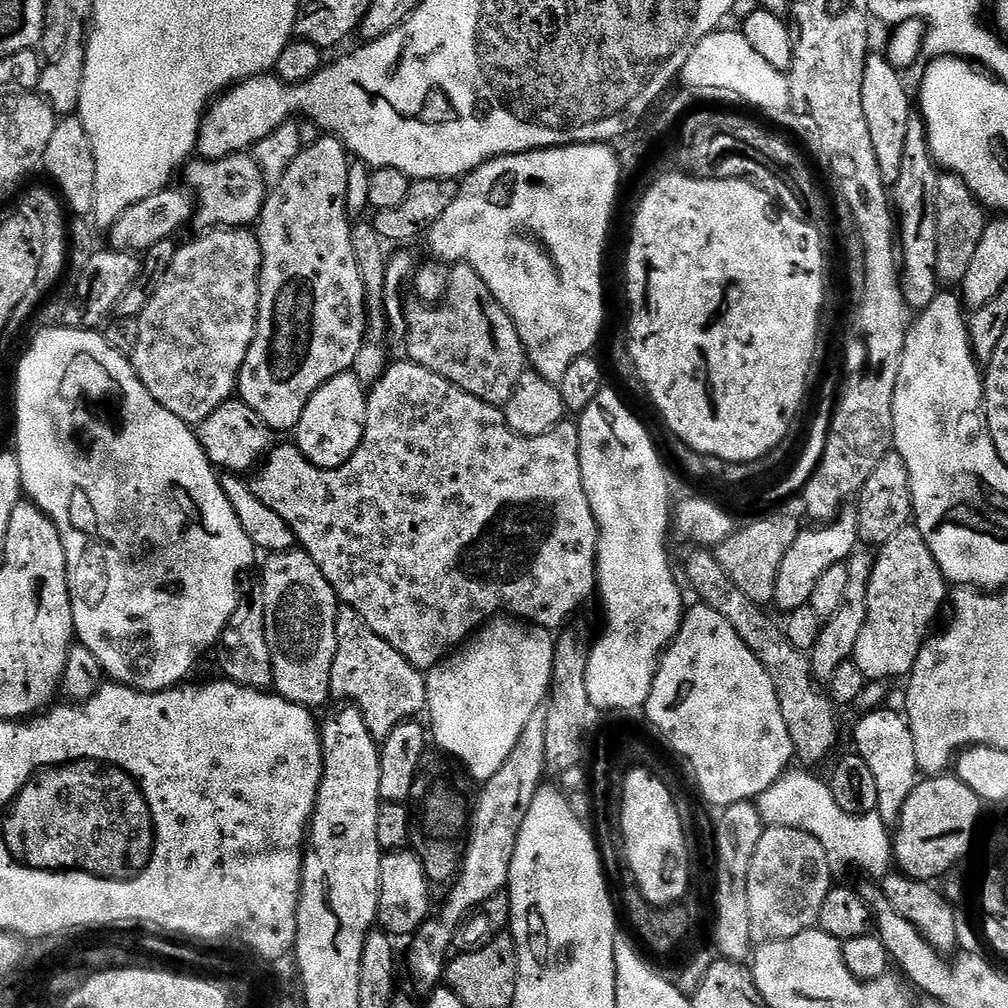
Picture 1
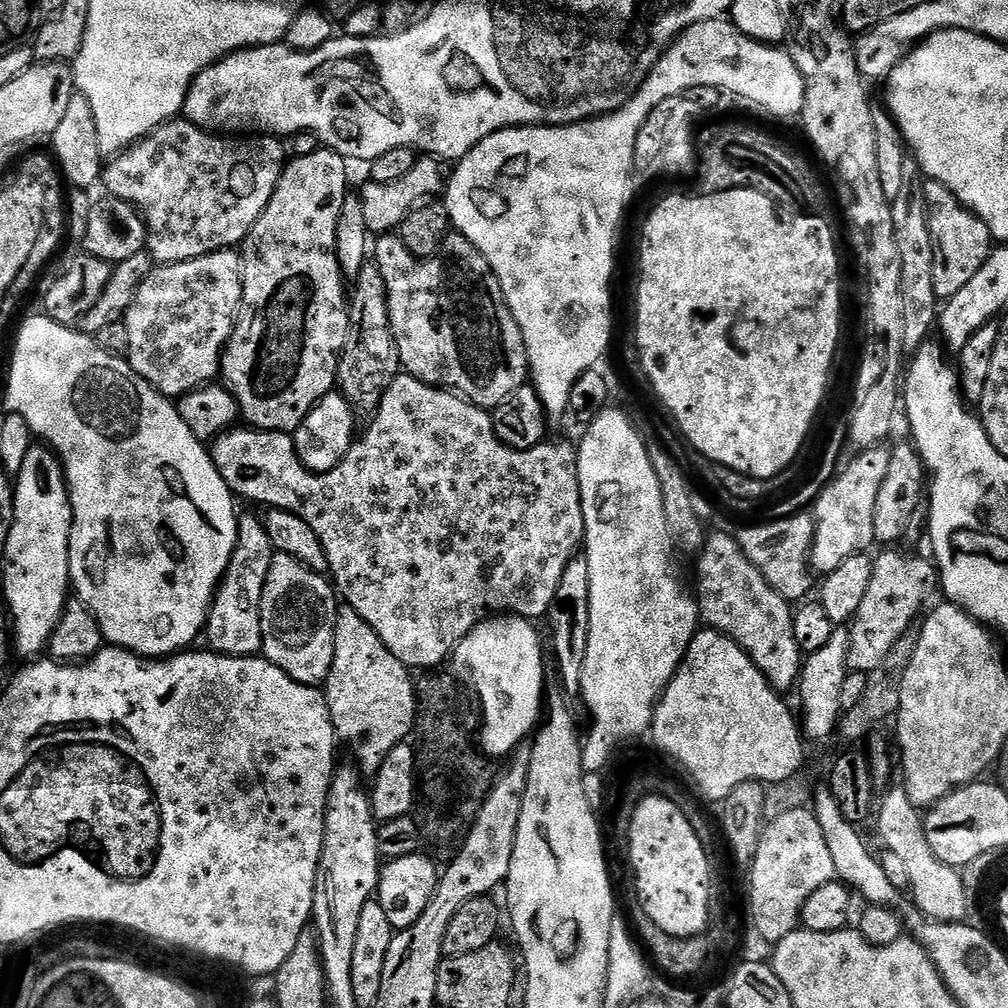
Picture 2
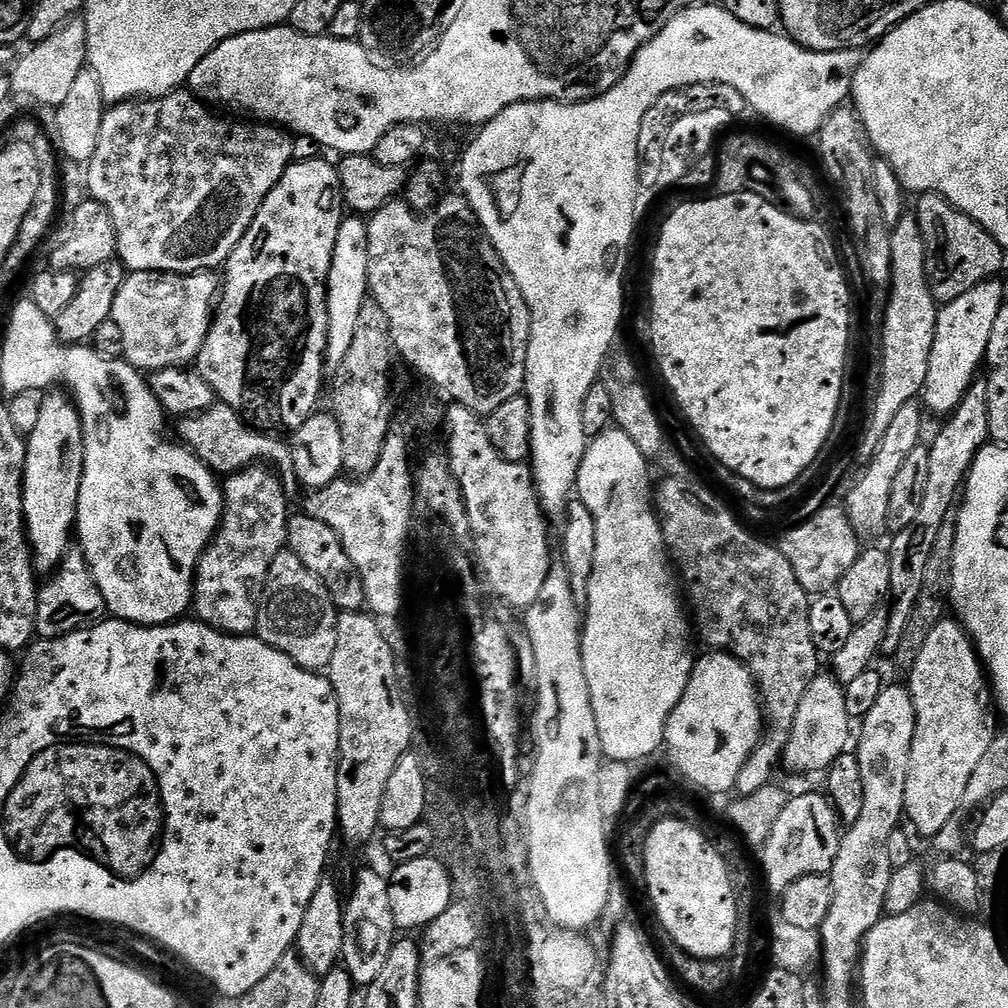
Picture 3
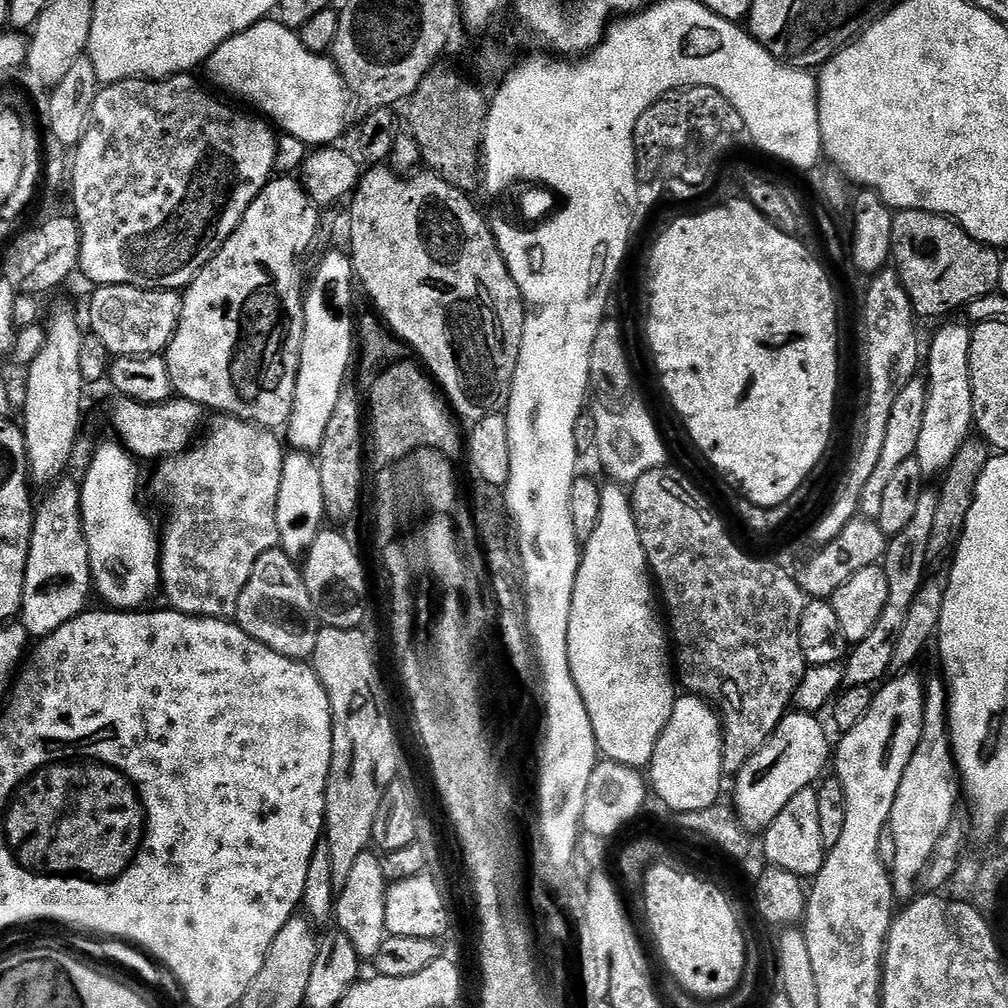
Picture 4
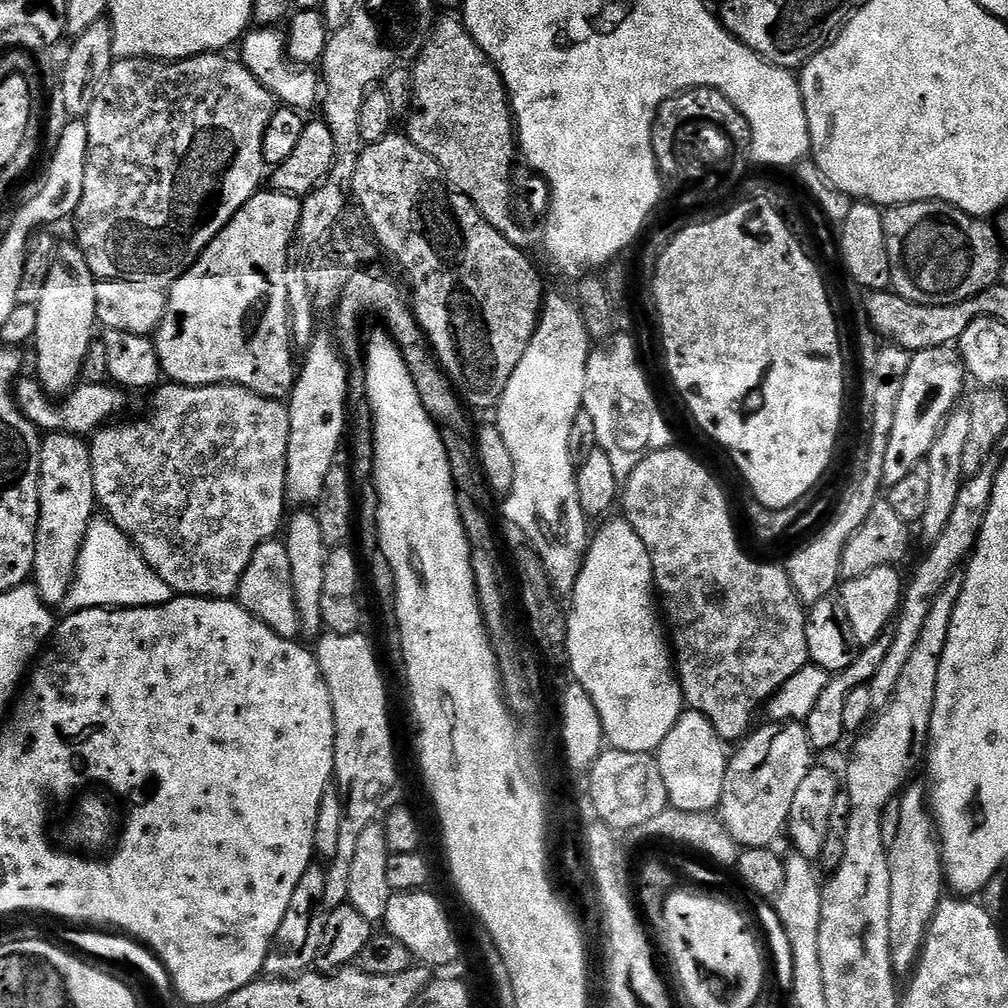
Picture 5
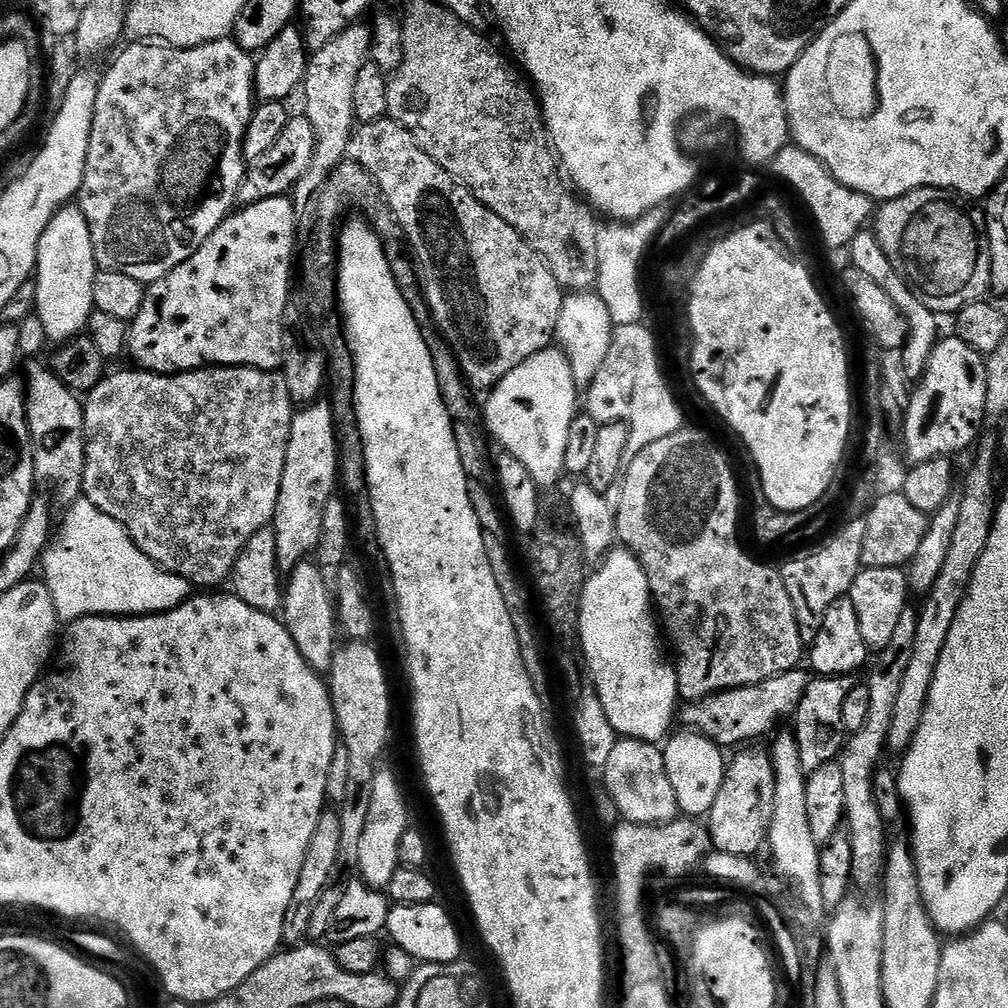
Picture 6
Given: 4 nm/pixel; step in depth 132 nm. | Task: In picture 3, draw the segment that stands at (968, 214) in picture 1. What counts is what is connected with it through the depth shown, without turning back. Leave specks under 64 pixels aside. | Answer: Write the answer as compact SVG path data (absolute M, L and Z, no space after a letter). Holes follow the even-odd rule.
M936 192L923 193L917 200L920 201L916 204L914 215L924 243L928 285L937 305L943 306L954 302L954 298L962 298L962 294L966 294L966 290L974 290L974 286L1001 275L999 272L1000 267L1004 264L1005 249L1000 247L999 242L981 224L971 220L965 212L959 212L950 201L945 200Z

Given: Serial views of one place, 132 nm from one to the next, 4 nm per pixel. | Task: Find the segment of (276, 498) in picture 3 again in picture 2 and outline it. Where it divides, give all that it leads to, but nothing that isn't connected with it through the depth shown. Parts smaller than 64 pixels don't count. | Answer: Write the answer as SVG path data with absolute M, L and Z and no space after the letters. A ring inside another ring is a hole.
M241 515L238 520L236 549L228 562L228 569L216 588L212 607L208 610L206 625L207 647L222 656L254 656L264 647L262 638L262 590L266 586L266 574L270 574L270 562L274 549L264 521L258 515Z

